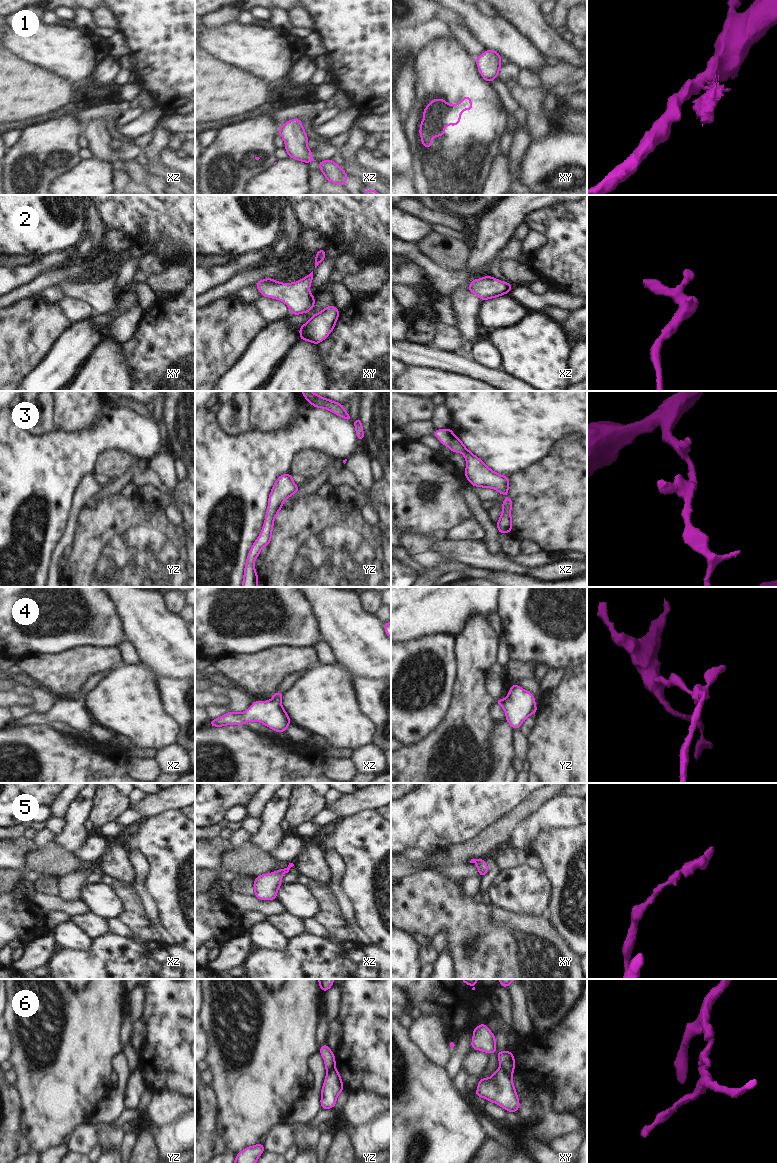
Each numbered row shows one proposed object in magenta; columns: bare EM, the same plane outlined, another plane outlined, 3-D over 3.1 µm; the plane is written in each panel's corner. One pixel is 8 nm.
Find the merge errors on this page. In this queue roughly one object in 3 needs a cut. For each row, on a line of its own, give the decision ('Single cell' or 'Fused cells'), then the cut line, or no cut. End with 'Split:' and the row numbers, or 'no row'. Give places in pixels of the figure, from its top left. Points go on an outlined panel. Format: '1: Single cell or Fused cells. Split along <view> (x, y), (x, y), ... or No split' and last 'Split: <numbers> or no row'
1: Fused cells. Split along xz (282, 126), (280, 134)
2: Single cell. No split
3: Single cell. No split
4: Single cell. No split
5: Single cell. No split
6: Fused cells. Split along xy (500, 1067), (507, 1074), (511, 1075)
Split: 1, 6

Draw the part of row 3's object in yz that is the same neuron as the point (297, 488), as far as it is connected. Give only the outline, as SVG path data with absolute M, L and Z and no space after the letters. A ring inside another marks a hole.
M290 473L280 475L274 483L268 498L268 509L262 531L252 545L246 559L242 587L257 587L258 574L254 568L254 562L259 556L261 549L270 544L274 519L282 508L284 501L296 494L299 489L300 487L294 484Z

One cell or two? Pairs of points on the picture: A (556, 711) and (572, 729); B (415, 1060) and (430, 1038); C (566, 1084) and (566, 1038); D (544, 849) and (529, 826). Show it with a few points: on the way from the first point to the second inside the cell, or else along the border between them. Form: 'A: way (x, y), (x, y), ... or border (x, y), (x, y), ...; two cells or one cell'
A: way (560, 715), (570, 725); one cell
B: border (410, 1029), (410, 1038), (424, 1055), (438, 1066); two cells
C: way (566, 1073), (566, 1049); one cell
D: border (558, 828), (543, 829), (533, 839), (528, 848); two cells

